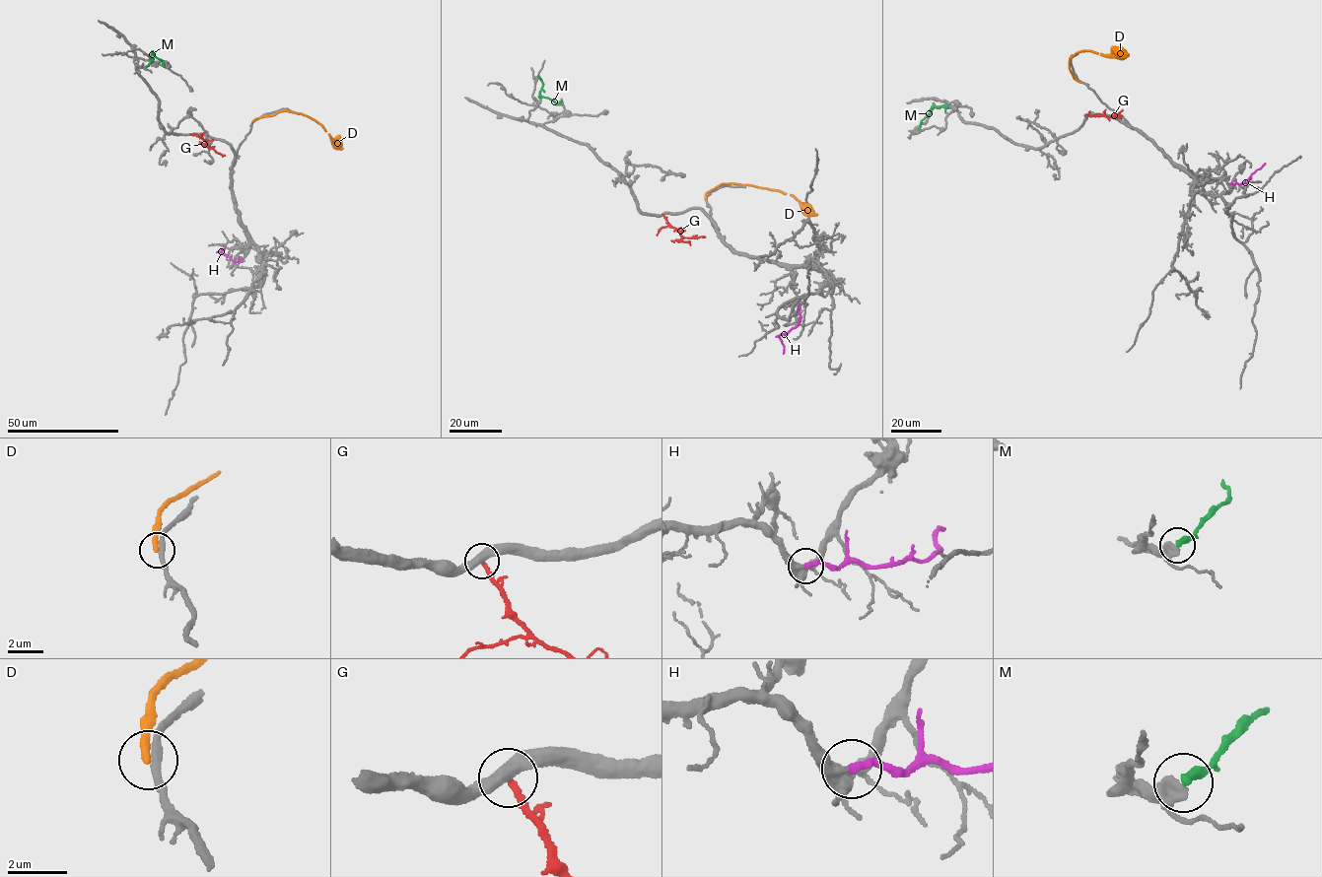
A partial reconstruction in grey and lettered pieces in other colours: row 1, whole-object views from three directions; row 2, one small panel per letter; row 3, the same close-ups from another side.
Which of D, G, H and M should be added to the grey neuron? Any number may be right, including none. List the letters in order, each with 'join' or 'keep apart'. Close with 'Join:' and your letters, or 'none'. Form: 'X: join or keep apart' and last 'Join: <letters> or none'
D: keep apart
G: keep apart
H: join
M: keep apart
Join: H

